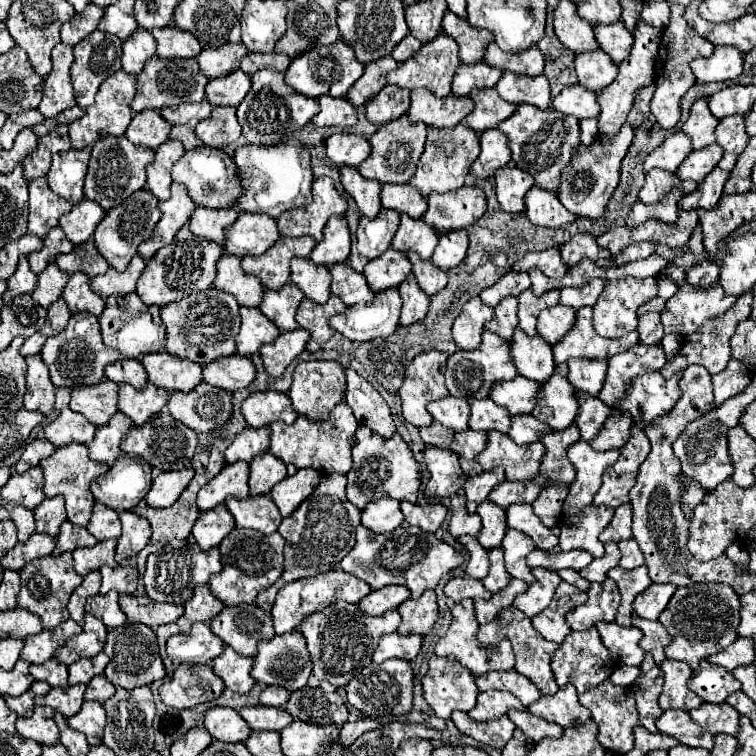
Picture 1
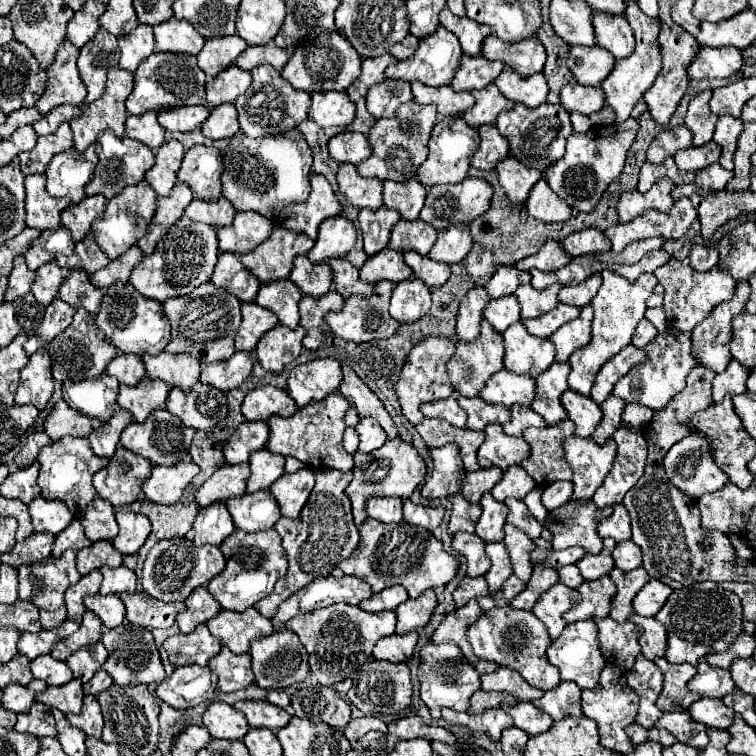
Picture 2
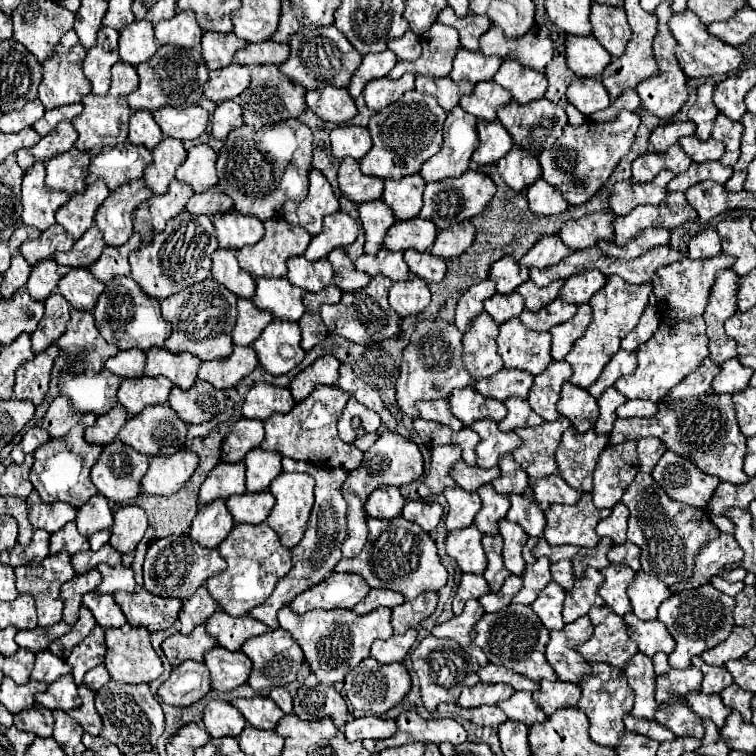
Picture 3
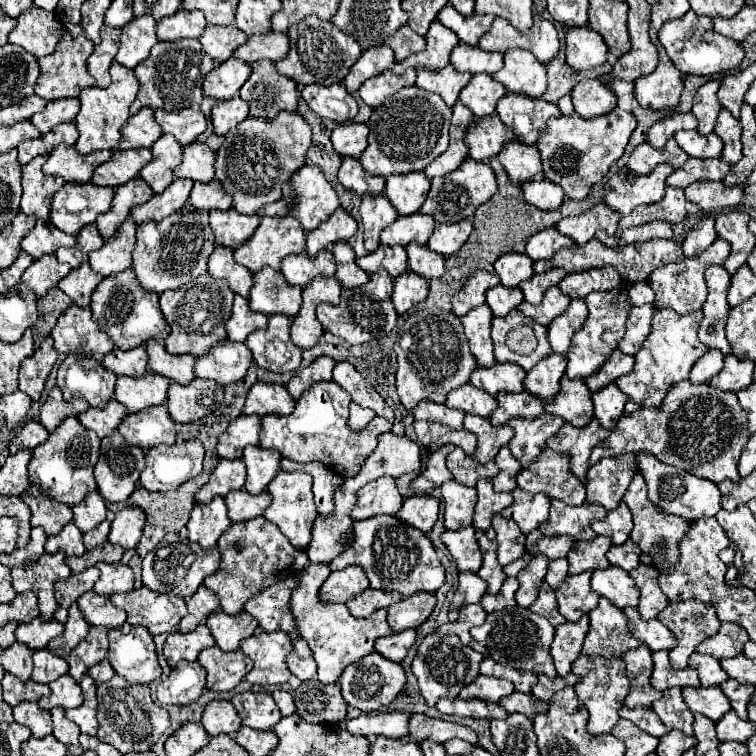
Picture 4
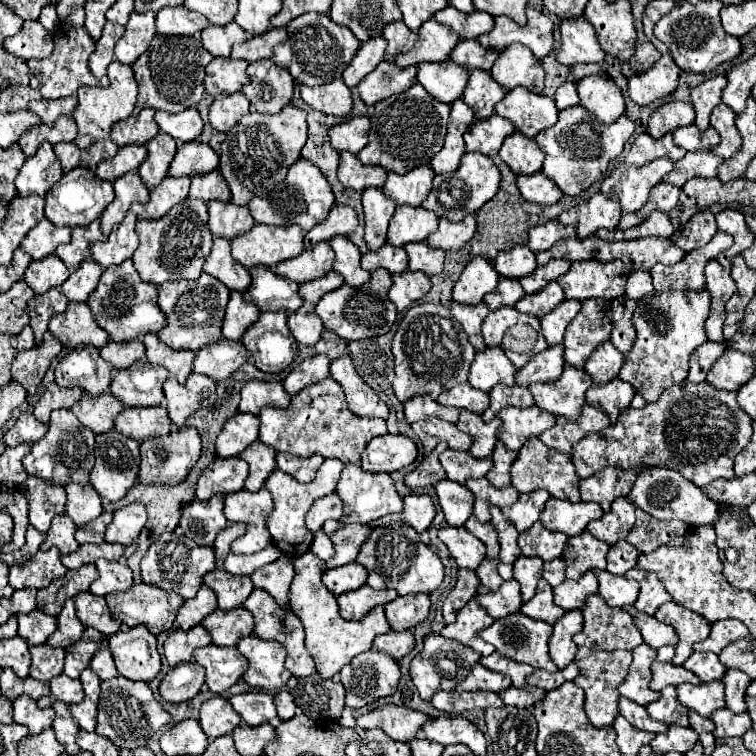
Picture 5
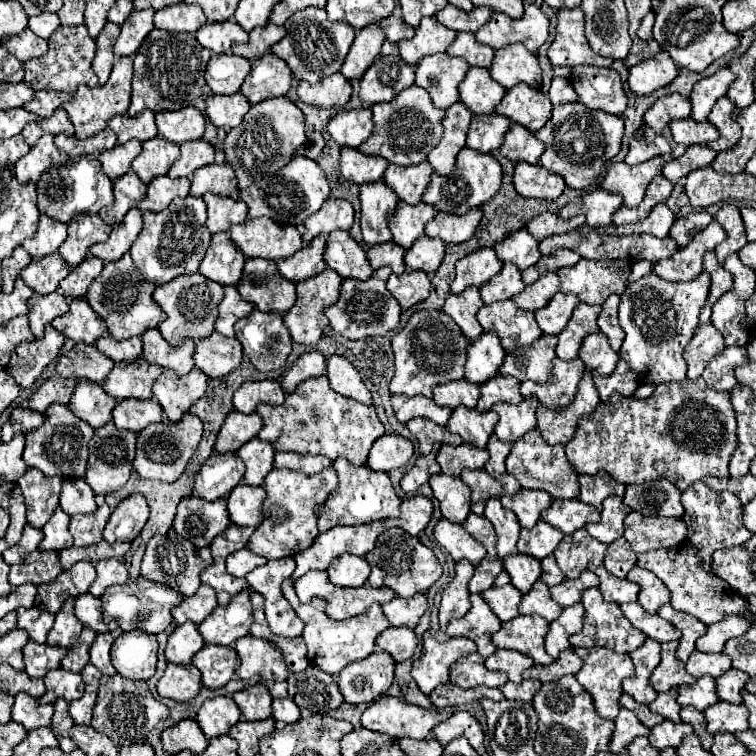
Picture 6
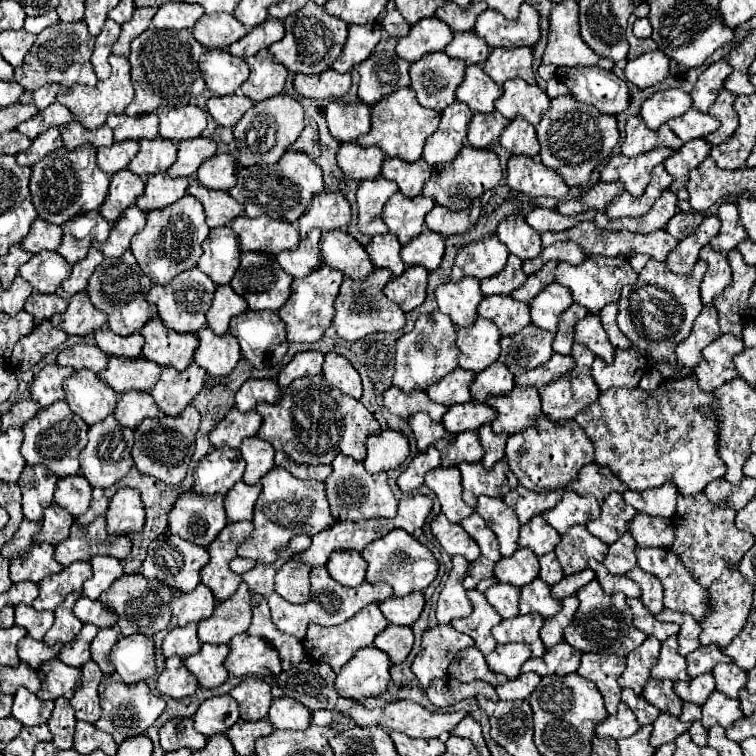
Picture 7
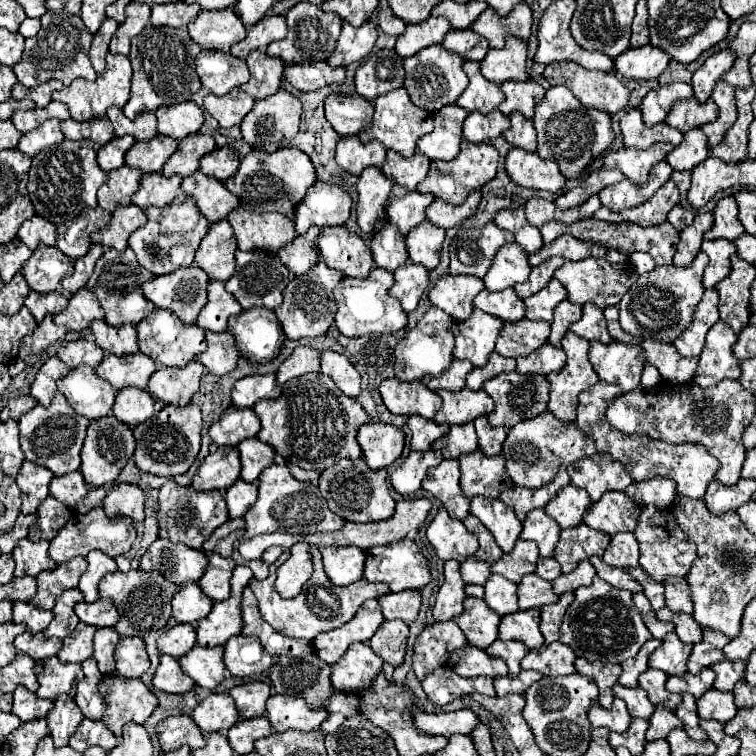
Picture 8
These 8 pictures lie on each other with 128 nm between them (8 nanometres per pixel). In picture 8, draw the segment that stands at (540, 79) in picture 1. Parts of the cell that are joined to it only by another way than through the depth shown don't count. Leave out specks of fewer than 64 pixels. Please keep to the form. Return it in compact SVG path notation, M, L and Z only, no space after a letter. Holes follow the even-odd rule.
M508 36L508 44L500 50L490 48L484 60L480 62L484 78L494 84L502 84L506 80L528 80L526 74L526 42Z

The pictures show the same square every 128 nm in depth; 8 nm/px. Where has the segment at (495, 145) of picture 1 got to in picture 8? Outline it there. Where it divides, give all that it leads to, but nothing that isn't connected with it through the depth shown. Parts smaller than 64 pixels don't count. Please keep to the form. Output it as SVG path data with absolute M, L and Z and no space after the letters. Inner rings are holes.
M492 110L490 114L470 112L464 120L464 138L478 144L478 142L492 142L510 126L510 118Z

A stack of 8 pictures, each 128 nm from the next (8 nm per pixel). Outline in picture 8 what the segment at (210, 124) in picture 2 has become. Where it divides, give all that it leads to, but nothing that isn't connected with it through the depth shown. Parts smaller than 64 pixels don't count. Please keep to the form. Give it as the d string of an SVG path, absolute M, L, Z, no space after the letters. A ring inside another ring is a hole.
M238 88L224 94L224 96L208 94L204 98L204 108L208 110L208 114L212 118L218 120L218 124L222 128L238 126L244 120L244 116L252 110L252 106L254 106L254 100Z

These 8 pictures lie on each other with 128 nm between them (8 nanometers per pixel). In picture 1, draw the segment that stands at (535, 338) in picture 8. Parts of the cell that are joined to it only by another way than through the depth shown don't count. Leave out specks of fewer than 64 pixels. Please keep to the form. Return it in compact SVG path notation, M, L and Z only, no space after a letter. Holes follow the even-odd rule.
M562 364L556 368L552 380L540 388L540 396L534 408L534 416L548 424L552 430L568 428L578 414L576 388L566 378L568 366Z

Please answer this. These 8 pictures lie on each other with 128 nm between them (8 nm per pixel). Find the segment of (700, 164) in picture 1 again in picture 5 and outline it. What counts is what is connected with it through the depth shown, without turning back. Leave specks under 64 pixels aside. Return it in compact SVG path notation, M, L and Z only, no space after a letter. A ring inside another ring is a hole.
M692 124L692 126L684 126L684 128L676 128L674 130L674 142L680 148L686 148L688 152L698 152L698 150L712 150L714 146L718 146L720 136L714 128L708 128L708 130L700 132Z

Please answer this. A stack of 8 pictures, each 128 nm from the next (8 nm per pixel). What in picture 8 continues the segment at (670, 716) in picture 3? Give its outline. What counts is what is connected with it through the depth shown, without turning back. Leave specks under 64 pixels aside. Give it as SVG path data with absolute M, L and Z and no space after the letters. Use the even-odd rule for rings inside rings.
M646 670L644 674L640 674L640 688L646 690L646 694L650 696L650 700L654 704L664 704L668 710L676 710L678 704L682 702L680 694L672 694L664 688L668 676L660 670Z

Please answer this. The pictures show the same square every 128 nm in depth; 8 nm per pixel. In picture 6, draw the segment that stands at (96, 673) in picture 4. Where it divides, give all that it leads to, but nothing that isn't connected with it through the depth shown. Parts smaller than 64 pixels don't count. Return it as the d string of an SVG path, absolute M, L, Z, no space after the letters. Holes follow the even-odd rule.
M98 634L96 642L90 648L90 664L94 664L102 674L112 676L116 674L112 662L110 662L110 646L112 646L114 638L112 634Z

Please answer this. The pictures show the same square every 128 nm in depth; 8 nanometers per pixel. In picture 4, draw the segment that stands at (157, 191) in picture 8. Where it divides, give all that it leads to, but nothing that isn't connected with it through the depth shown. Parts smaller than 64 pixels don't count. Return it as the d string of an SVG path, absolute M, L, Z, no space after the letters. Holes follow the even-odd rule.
M174 180L168 190L164 190L162 194L154 194L146 204L140 204L140 206L132 206L130 210L130 216L136 224L142 224L142 222L148 222L148 220L162 220L166 216L170 216L172 212L180 210L188 196L190 196L190 190L192 190L192 180Z

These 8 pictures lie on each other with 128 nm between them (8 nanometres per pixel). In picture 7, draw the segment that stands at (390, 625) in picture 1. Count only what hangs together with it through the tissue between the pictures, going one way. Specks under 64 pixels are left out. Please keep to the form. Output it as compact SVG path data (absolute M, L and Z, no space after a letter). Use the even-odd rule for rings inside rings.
M288 560L276 574L276 592L288 602L308 602L308 574L310 568L306 564ZM368 604L364 606L352 620L338 624L338 626L320 626L320 624L310 624L306 630L306 638L302 640L308 658L316 660L316 662L326 662L332 666L334 672L340 672L350 658L366 646L372 646L374 638L378 636L380 630L384 630L388 626L388 620L384 618L384 614L380 612L378 604Z

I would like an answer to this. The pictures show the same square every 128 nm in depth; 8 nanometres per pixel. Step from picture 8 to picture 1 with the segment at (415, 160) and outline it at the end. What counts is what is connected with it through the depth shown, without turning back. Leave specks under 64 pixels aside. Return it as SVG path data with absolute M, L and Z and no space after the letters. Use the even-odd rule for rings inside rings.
M384 184L380 200L382 208L392 208L396 212L408 214L410 218L422 218L422 214L426 212L426 200L410 184Z

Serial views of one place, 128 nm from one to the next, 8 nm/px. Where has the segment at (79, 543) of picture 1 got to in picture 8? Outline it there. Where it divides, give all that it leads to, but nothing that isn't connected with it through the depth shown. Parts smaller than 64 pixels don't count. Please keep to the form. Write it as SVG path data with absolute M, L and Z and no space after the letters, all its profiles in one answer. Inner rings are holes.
M48 496L38 508L38 520L32 524L28 538L32 538L34 542L52 540L56 532L60 532L60 528L68 522L70 514L72 514L70 508L64 508L64 504Z

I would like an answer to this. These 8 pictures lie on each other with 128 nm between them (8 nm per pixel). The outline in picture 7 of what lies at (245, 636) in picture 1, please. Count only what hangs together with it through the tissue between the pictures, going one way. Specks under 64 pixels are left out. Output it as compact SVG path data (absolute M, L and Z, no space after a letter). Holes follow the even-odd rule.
M242 582L232 598L220 602L210 618L198 622L198 638L212 644L230 644L236 634L248 630L250 618L250 590Z

